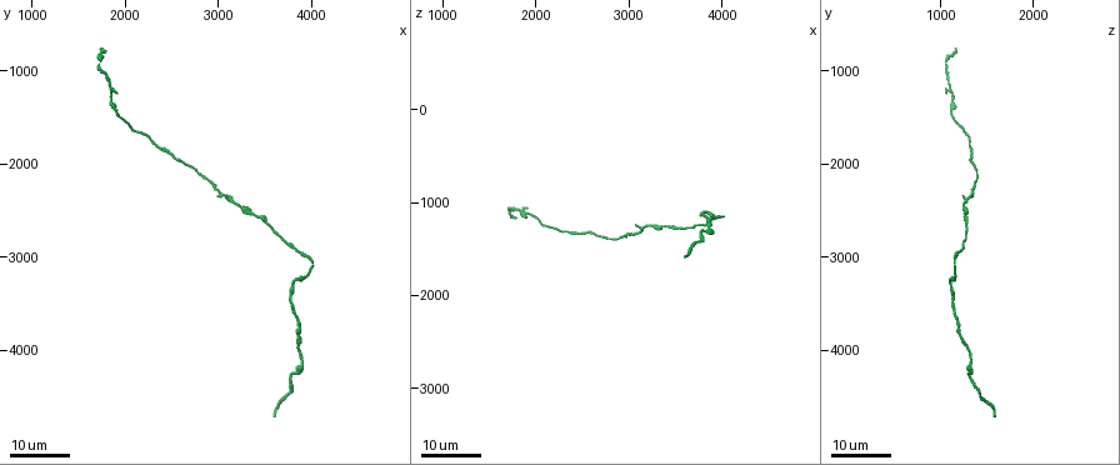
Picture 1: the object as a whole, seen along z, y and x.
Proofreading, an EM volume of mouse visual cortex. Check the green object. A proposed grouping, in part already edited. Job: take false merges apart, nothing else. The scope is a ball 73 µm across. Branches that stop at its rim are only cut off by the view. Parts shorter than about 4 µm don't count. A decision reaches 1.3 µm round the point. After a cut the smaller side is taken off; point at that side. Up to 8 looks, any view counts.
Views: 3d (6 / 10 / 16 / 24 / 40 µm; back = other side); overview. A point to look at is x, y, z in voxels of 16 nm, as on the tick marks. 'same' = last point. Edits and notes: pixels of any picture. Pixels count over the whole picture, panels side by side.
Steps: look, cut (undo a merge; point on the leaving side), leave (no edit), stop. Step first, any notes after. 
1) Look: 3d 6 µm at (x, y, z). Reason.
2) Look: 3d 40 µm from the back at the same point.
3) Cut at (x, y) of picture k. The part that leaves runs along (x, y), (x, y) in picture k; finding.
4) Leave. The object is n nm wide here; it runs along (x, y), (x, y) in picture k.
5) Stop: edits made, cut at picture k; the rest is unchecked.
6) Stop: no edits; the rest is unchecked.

Look: 3d 16 µm at (1800, 1100, 1100). Sudden change in width.

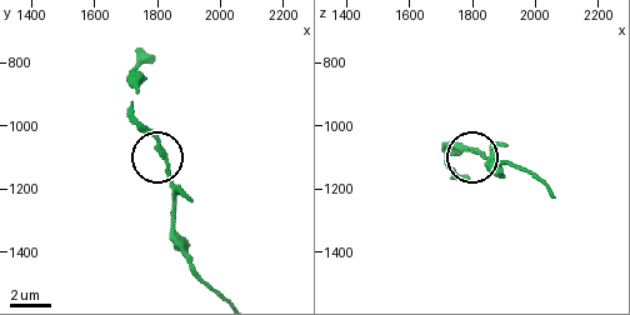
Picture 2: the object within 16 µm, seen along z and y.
Look: 3d 10 µm at (1810, 1080, 1080). Closer look.

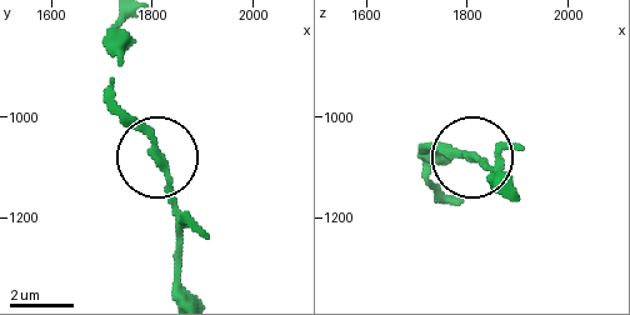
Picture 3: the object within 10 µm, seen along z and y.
Leave. One neuron here.

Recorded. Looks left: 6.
Look: 3d 16 µm at (2400, 1850, 1350).

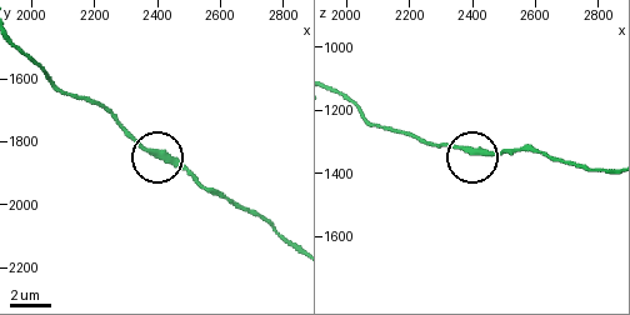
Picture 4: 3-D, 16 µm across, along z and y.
Look: 3d 10 µm at (2380, 1830, 1330). Closer look.

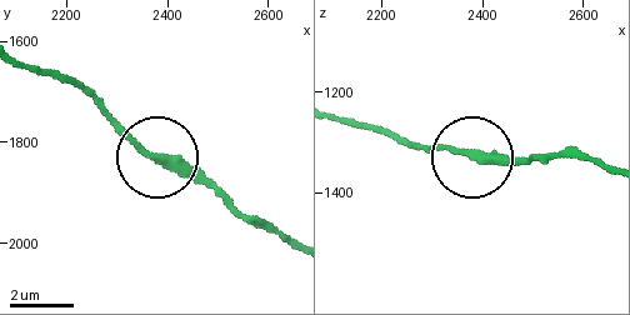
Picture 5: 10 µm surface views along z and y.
Leave. It runs along (290, 243), (161, 165), (99, 103) in picture 5; continuous, no second neuron.

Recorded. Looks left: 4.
Look: 3d 16 µm at (3900, 4100, 1300). Calibre changes.

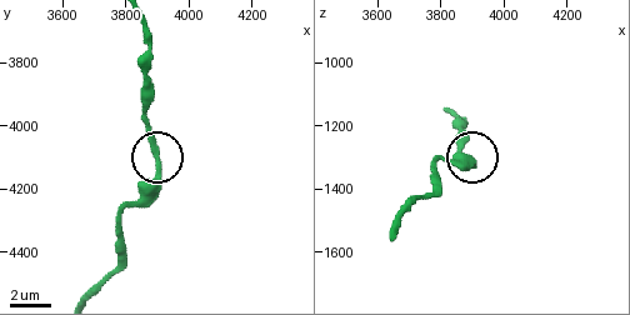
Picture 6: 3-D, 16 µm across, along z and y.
Look: 3d 10 µm at the same point.

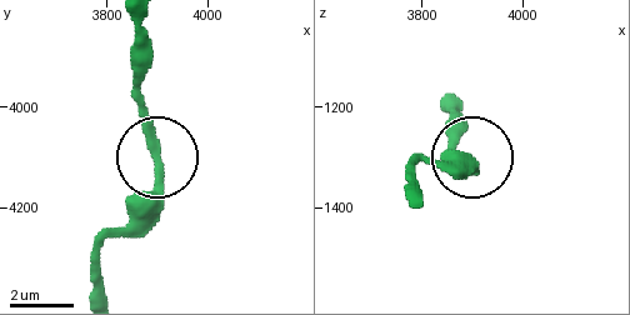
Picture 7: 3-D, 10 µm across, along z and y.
Leave. The object is 260 nm wide here; continuous, no second neuron.

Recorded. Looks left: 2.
Look: 3d 24 µm at (3450, 2600, 1250).

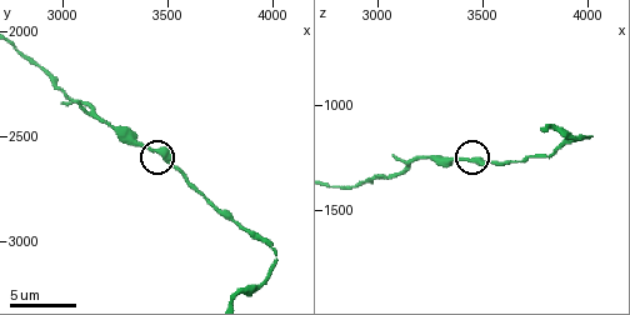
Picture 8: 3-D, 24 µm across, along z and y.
Look: 3d 10 µm at (3420, 2560, 1250).

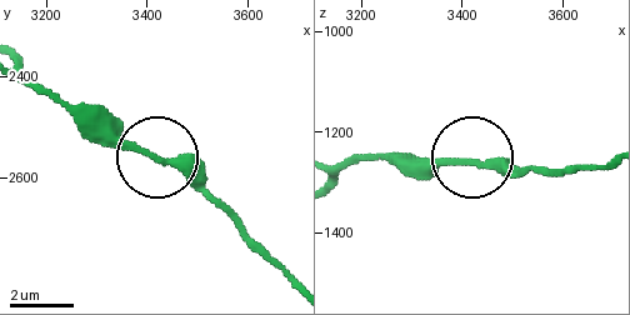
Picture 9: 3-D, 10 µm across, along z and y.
Leave. The side arm is 48 µm long; continuous, no second neuron.

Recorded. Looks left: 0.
Stop: no edits; the rest is unchecked.

